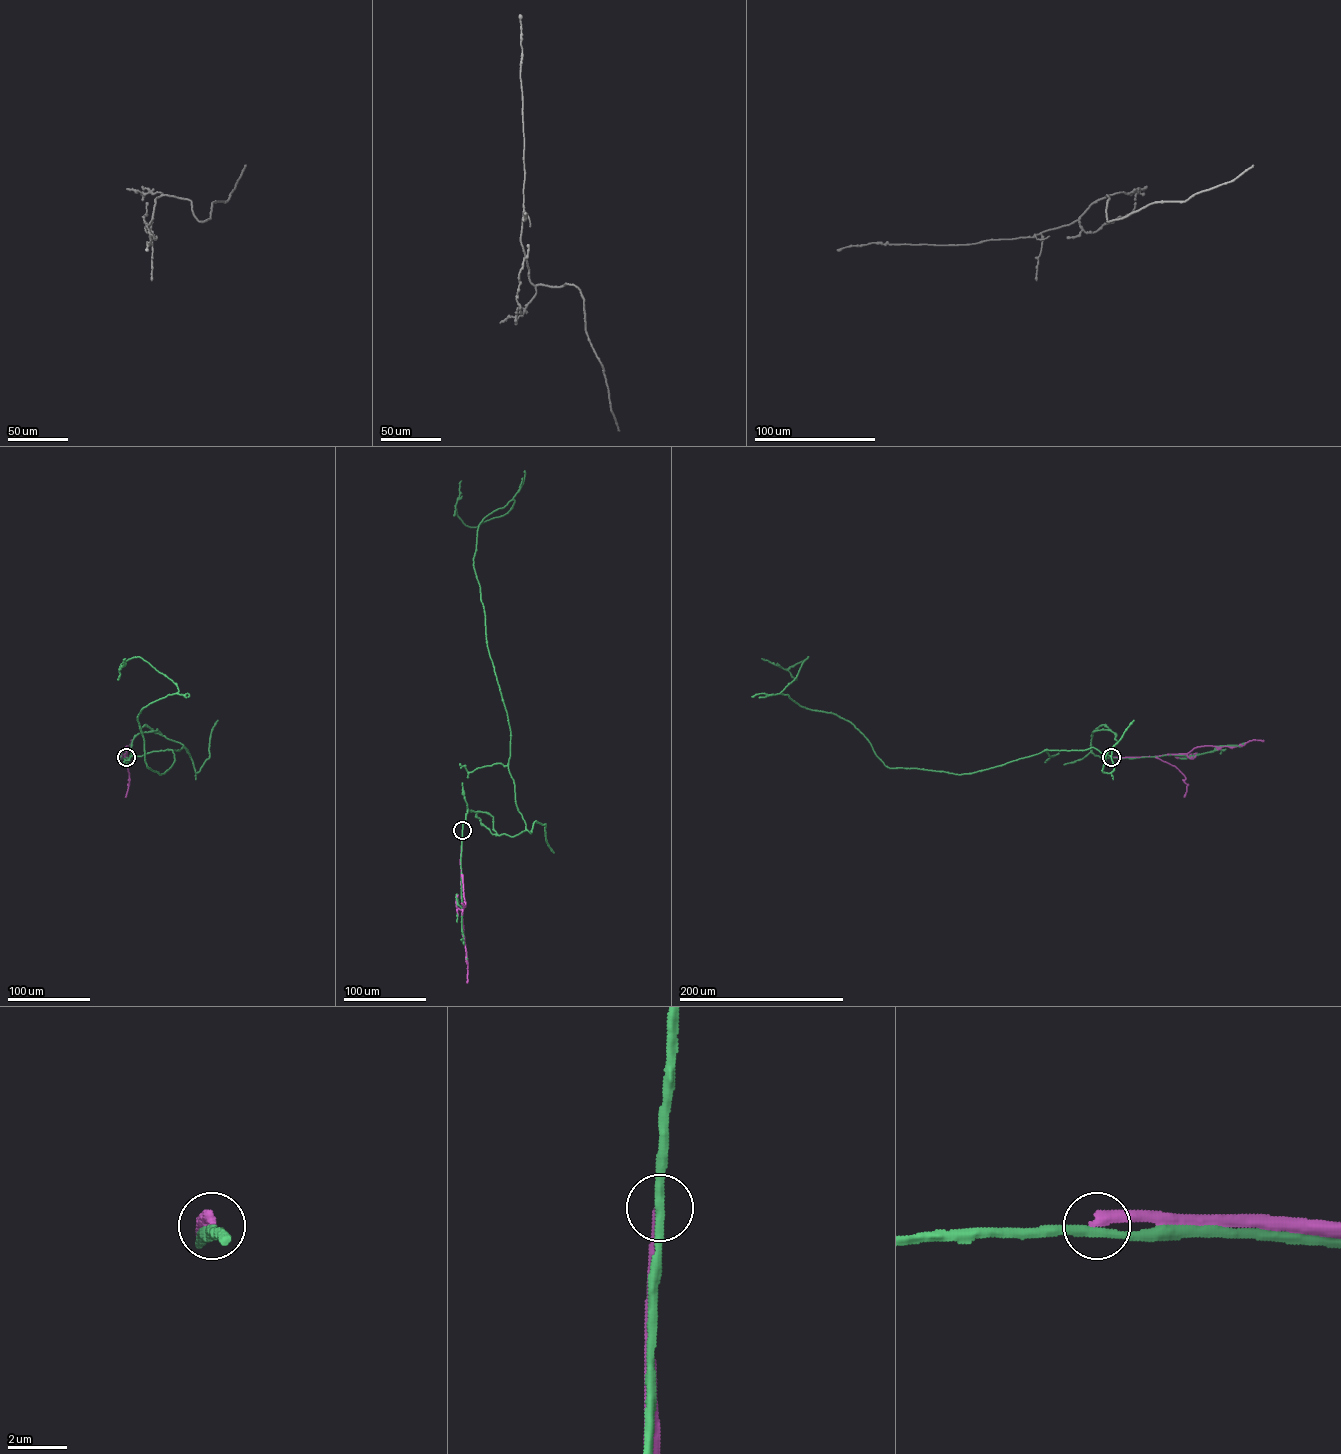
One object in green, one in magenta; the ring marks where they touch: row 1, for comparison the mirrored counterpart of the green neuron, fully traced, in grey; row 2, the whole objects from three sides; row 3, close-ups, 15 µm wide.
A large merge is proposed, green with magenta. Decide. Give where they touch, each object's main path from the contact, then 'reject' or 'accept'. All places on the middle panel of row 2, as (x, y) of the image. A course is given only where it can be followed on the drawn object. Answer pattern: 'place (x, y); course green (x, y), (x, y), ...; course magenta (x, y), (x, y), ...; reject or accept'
place (462, 830); course green (462, 830), (468, 809), (498, 835), (526, 824), (473, 567), (479, 524), (514, 500), (470, 527), (461, 481); course magenta (462, 831), (461, 894), (467, 983); reject

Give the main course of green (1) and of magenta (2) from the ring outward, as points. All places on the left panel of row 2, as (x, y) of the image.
1: (126, 757), (157, 729), (190, 754), (147, 766), (137, 716), (178, 689), (125, 658)
2: (126, 757), (126, 747), (130, 747), (131, 741)

